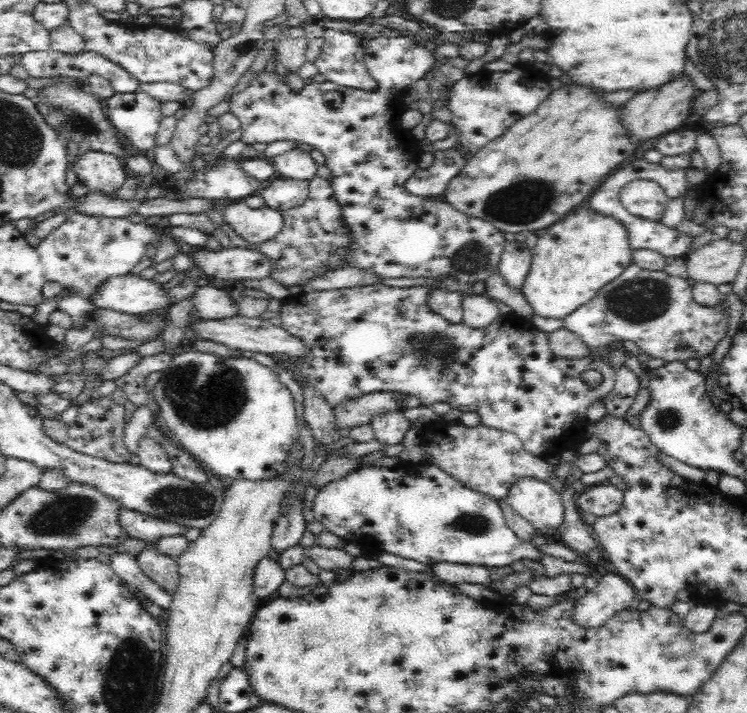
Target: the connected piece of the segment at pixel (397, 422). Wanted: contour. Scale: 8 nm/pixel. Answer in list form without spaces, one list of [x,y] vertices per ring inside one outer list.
[[[402,411],[374,415],[370,423],[375,432],[375,439],[387,446],[402,443],[404,434],[411,428],[410,421]]]

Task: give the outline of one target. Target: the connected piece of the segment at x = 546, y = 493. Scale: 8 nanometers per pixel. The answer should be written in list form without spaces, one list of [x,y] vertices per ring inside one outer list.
[[[520,478],[516,484],[510,486],[506,501],[522,518],[525,518],[540,535],[554,539],[558,526],[563,522],[565,508],[562,495],[550,487],[548,483],[536,480],[535,478]]]

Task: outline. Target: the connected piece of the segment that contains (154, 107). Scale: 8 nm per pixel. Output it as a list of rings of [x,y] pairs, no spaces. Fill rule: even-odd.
[[[144,91],[114,93],[103,103],[108,107],[108,121],[140,151],[151,153],[163,118],[161,102]]]

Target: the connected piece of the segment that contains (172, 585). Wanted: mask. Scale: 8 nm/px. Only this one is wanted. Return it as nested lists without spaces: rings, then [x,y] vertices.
[[[146,543],[136,559],[143,573],[160,588],[171,595],[176,593],[179,576],[178,563],[174,557],[160,553],[154,543]]]

